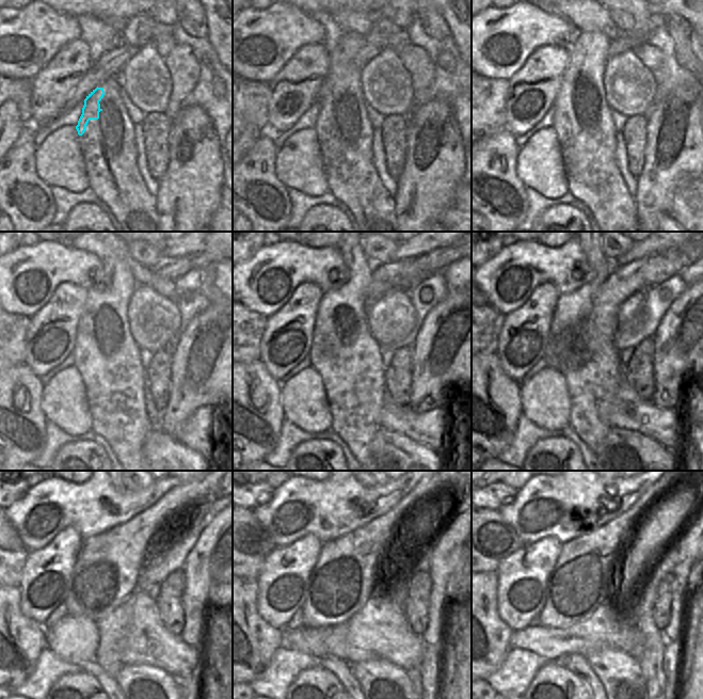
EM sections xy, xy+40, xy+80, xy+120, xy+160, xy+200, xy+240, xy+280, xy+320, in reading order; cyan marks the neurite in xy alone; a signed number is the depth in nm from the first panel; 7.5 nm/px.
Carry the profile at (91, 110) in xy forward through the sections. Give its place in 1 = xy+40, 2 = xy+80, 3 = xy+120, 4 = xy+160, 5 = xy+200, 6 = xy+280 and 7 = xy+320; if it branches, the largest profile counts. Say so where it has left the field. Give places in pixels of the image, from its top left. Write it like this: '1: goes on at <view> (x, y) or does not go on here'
1: goes on at xy+40 (330, 94)
2: goes on at xy+80 (564, 104)
3: goes on at xy+120 (88, 333)
4: goes on at xy+160 (325, 333)
5: goes on at xy+200 (570, 347)
6: goes on at xy+280 (344, 578)
7: goes on at xy+320 (578, 584)

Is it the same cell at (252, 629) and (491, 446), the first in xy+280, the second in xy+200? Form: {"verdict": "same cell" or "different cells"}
{"verdict": "same cell"}

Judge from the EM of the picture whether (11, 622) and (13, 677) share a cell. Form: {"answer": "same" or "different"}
{"answer": "same"}

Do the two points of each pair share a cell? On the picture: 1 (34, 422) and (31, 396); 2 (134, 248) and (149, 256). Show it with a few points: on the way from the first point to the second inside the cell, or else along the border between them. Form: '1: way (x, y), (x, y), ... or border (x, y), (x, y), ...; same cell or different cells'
1: way (31, 415), (31, 402); same cell
2: way (138, 251), (142, 255), (146, 255); same cell

